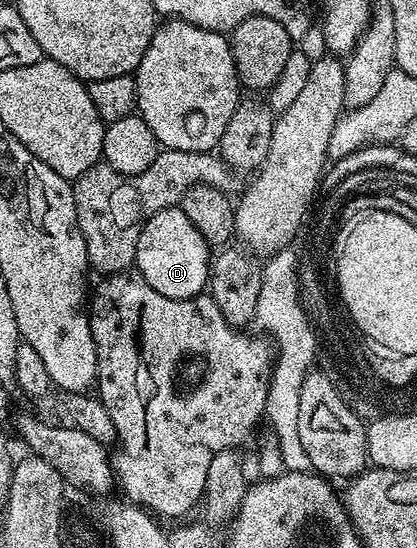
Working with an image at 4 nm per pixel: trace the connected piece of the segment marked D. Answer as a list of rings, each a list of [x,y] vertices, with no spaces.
[[[174,205],[162,212],[154,212],[154,216],[144,222],[136,245],[134,270],[144,277],[146,284],[150,284],[154,292],[162,292],[162,296],[170,296],[170,300],[196,298],[205,293],[210,282],[210,247],[206,240],[202,240],[194,224],[190,224],[186,212],[182,212],[179,205]]]

